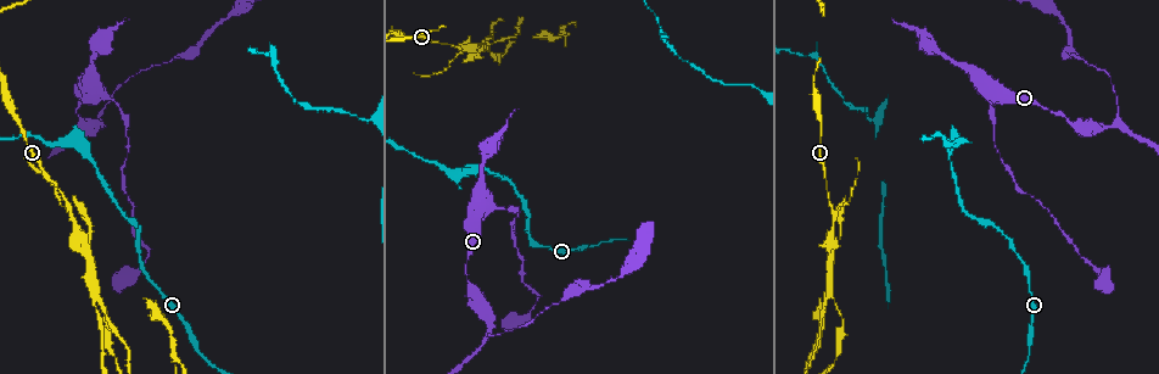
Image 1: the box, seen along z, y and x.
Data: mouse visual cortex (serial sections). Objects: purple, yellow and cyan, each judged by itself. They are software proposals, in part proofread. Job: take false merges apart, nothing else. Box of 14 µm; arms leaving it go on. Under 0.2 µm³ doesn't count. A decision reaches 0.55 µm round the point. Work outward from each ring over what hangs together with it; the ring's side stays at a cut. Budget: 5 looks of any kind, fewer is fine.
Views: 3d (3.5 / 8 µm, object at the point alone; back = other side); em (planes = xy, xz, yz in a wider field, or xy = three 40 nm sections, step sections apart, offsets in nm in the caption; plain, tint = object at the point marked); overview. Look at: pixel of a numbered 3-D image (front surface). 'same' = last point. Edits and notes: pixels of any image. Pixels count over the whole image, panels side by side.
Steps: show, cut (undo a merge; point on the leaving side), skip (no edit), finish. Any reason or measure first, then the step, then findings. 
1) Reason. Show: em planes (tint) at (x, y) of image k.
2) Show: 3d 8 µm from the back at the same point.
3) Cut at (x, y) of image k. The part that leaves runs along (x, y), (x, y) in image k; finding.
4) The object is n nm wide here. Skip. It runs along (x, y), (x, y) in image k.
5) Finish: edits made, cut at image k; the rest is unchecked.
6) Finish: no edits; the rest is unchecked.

Sharp bend. Show: 3d 3.5 µm at (954, 137) of image 1.

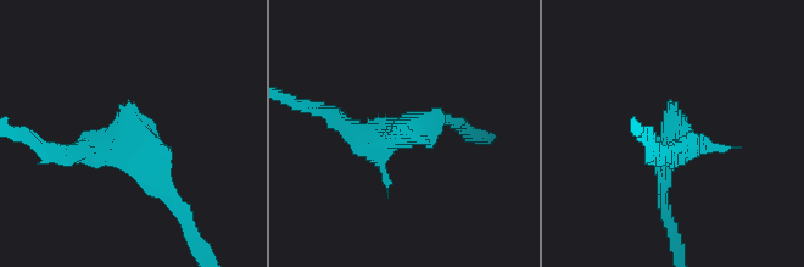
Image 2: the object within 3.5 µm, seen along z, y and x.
Need the tissue. Show: em xy step 3 (tint) at (676, 137) of image 2.

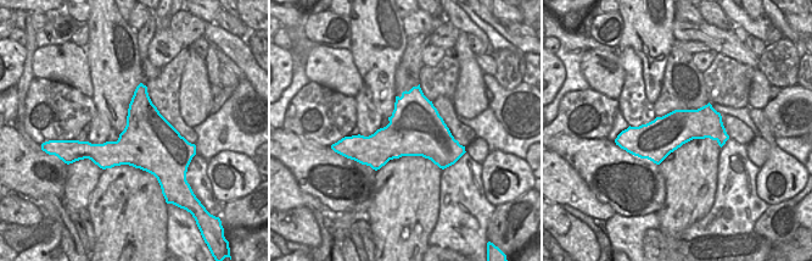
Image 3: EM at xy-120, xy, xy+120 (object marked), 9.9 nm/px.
The object is 550 nm wide here. Skip. It runs along (180, 211), (139, 139), (65, 151) in image 2; one cell here.

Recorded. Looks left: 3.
Thick turns thin. Show: 3d 8 µm at (996, 93) of image 1.

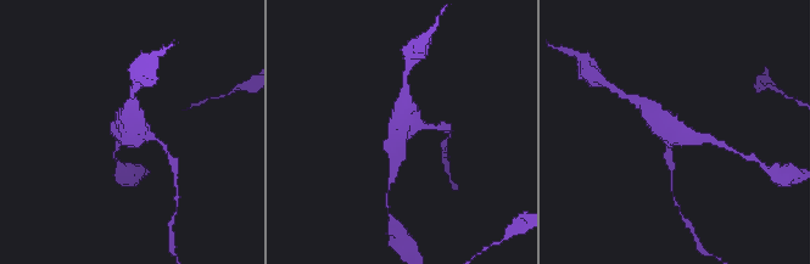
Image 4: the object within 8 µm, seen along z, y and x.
Zoom in. Show: 3d 3.5 µm at (403, 132) of image 4.

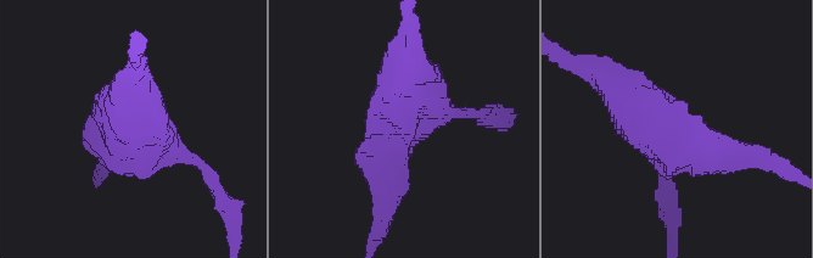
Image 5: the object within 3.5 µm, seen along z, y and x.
3 arms meet here; the arms are 150, 250, 600 nm wide; shape alone is not enough. Show: em xy step 3 (tint) at (404, 126) of image 5.

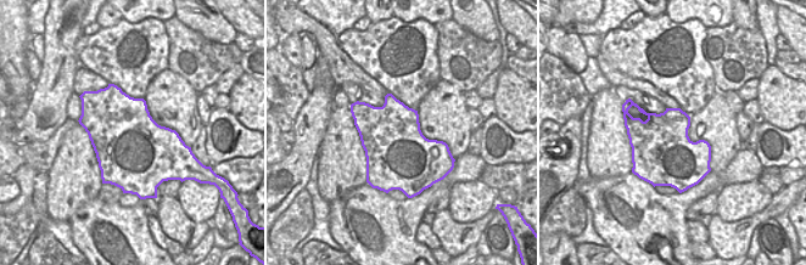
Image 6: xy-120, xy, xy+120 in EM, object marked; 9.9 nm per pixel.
Skip. It runs along (755, 153), (671, 146), (624, 90) in image 5; continuous, no second cell.

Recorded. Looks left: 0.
Finish: no edits; the rest is unchecked.

